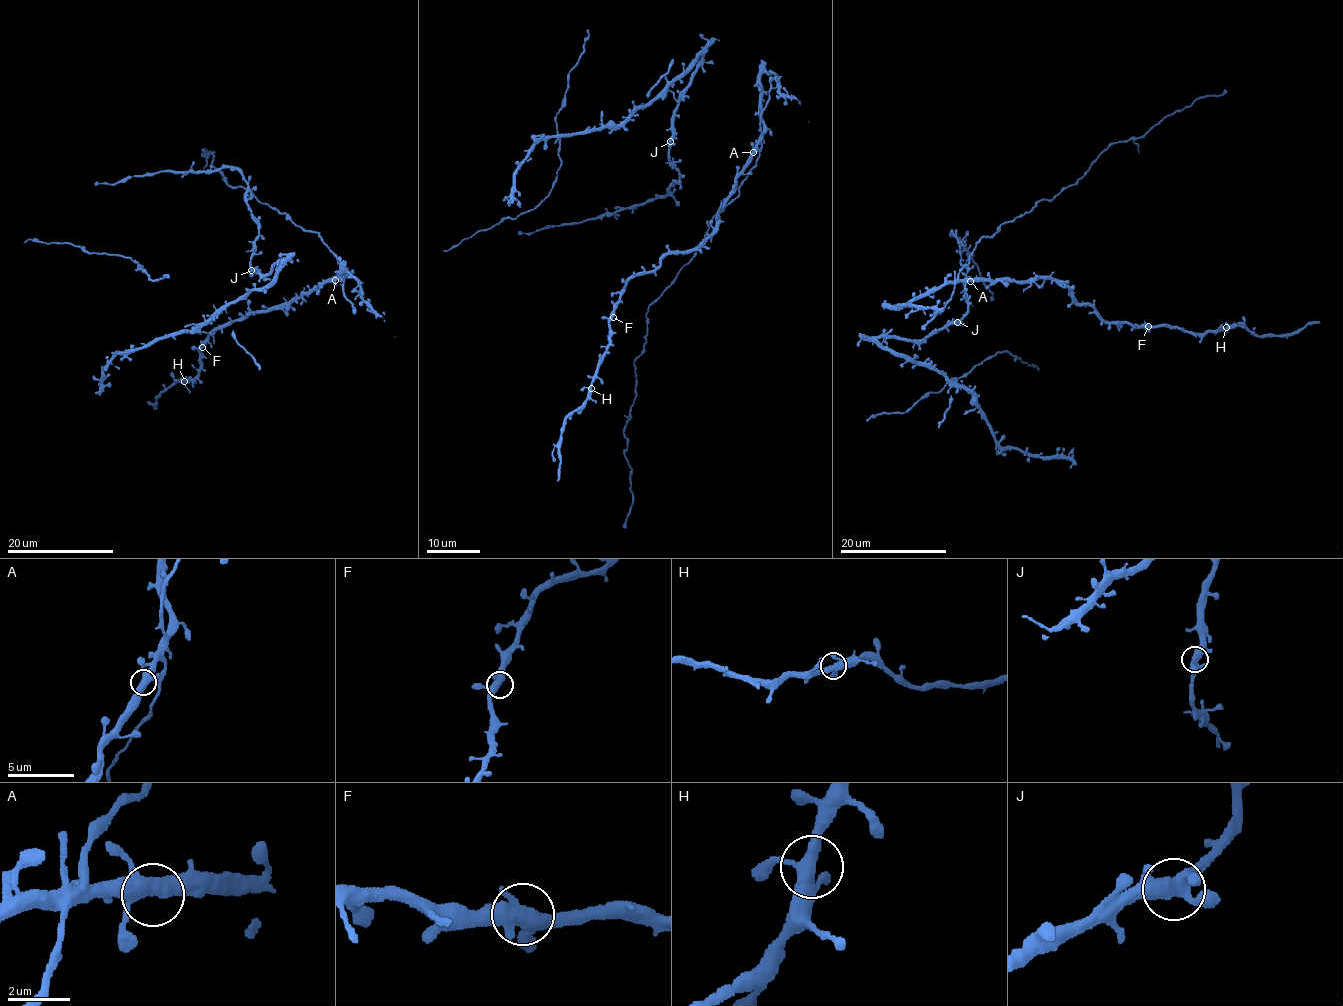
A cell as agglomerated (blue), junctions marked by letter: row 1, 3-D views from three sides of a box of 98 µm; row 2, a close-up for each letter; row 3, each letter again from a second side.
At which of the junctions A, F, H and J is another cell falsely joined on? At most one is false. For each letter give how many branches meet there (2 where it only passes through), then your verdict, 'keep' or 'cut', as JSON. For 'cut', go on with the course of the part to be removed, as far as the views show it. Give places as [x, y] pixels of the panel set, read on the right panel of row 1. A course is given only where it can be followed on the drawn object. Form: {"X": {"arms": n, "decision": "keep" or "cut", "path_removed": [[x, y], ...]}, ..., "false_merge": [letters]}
{"A": {"arms": 4, "decision": "keep"}, "F": {"arms": 4, "decision": "keep"}, "H": {"arms": 4, "decision": "keep"}, "J": {"arms": 4, "decision": "keep"}, "false_merge": []}

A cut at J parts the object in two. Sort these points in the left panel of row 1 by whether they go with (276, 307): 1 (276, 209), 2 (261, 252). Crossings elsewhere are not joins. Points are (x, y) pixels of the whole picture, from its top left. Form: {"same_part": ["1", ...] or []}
{"same_part": ["1"]}

